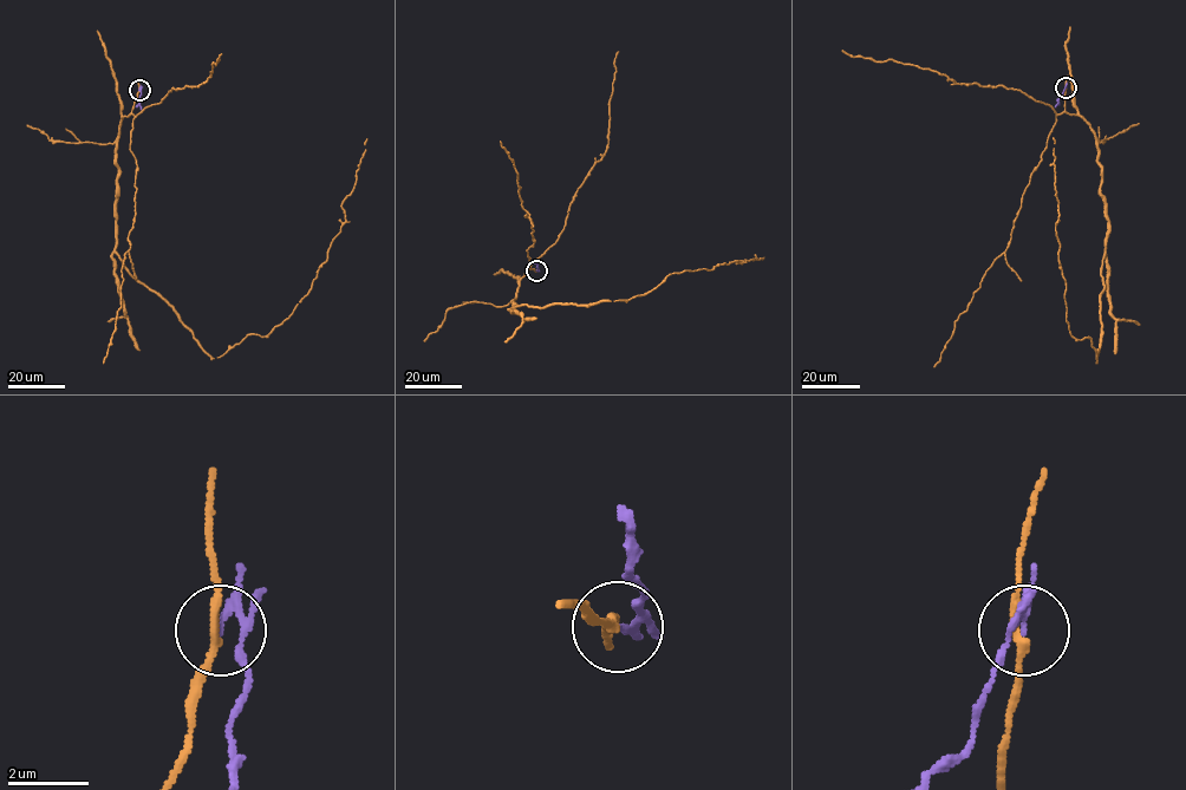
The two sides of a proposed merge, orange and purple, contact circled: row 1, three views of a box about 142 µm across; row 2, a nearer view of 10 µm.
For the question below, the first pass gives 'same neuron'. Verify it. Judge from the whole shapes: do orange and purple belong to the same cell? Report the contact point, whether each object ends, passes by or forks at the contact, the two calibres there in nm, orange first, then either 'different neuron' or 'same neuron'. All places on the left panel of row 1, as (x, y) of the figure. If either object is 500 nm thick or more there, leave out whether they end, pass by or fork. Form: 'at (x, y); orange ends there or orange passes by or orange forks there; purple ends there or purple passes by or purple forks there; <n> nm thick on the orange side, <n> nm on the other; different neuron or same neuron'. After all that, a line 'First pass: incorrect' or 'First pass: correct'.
at (139, 90); orange passes by; purple forks there; 190 nm thick on the orange side, 110 nm on the other; different neuron
First pass: incorrect

